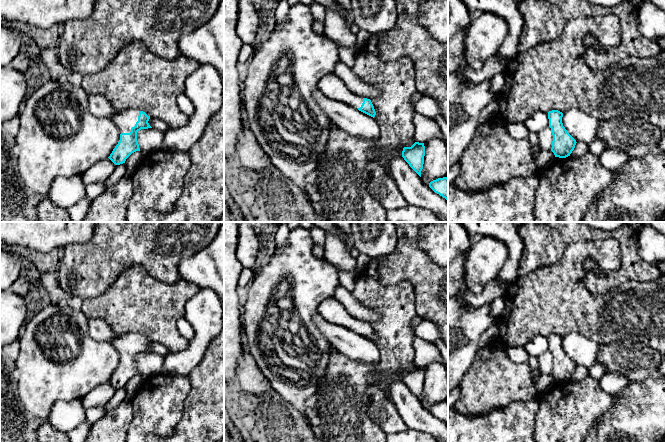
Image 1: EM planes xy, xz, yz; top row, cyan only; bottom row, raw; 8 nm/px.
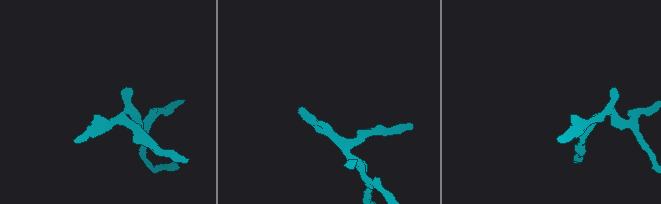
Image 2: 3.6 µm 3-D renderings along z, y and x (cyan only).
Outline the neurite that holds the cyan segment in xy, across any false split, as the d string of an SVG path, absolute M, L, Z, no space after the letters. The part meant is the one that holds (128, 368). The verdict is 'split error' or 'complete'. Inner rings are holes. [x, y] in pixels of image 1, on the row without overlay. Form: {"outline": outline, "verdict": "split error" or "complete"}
{"outline": "M135 332L117 335L110 342L119 352L120 364L108 381L115 389L125 387L126 383L134 376L140 375L137 365L137 356L141 353L152 352L148 345L150 340Z", "verdict": "split error"}

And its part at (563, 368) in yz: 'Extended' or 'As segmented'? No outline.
As segmented

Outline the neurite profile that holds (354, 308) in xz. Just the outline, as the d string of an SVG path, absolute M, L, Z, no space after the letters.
M341 285L336 287L333 298L339 301L347 312L358 320L373 323L380 319L380 315L377 312L358 302L351 292Z

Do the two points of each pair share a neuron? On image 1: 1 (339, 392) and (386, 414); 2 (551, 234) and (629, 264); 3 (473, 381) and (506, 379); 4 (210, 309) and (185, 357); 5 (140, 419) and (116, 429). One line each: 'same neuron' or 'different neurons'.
1: different neurons
2: same neuron
3: same neuron
4: same neuron
5: different neurons

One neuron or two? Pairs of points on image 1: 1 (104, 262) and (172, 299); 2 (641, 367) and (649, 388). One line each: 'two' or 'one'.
1: two
2: two

